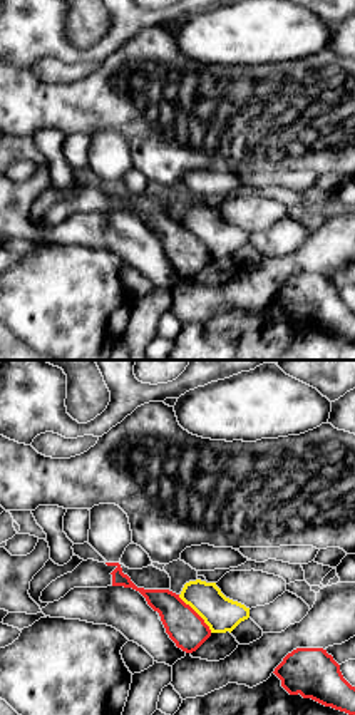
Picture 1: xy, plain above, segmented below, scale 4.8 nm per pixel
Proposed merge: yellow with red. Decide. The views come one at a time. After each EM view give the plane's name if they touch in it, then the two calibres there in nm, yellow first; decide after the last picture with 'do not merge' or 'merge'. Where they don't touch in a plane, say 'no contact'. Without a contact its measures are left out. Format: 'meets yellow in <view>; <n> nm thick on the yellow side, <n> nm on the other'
meets yellow in xy; 170 nm thick on the yellow side, 180 nm on the other

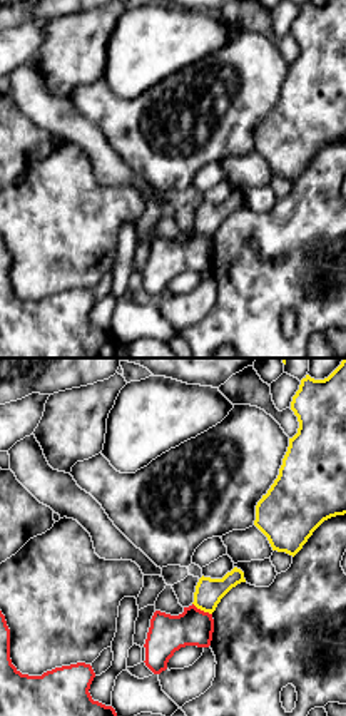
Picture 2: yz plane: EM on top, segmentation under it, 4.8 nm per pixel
meets yellow in yz; 130 nm thick on the yellow side, 180 nm on the other

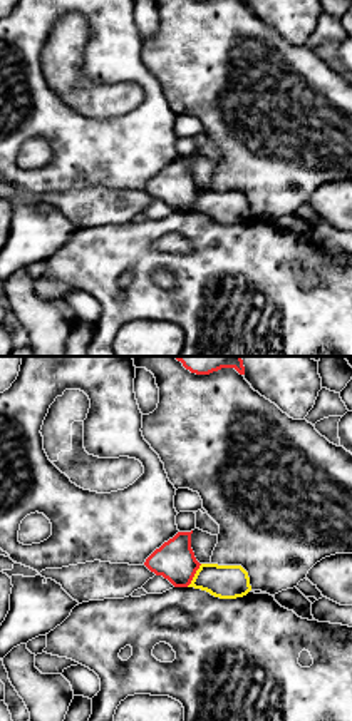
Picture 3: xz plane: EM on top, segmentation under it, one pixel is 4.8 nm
meets yellow in xz; 160 nm thick on the yellow side, 190 nm on the other

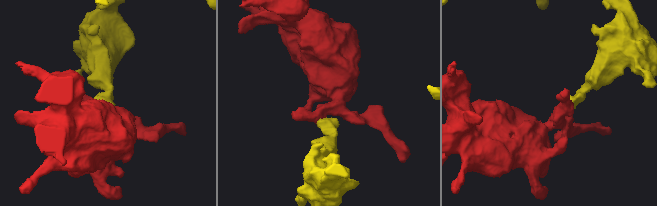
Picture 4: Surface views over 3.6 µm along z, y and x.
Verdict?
do not merge

